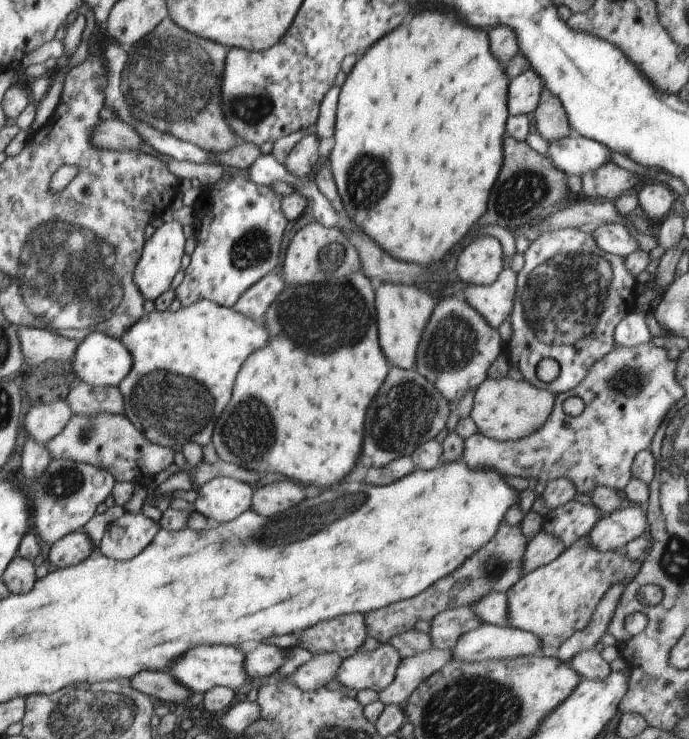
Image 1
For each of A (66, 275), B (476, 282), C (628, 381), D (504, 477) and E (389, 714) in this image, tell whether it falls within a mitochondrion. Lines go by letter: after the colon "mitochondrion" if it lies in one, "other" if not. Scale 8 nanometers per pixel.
A: mitochondrion
B: other
C: mitochondrion
D: other
E: other

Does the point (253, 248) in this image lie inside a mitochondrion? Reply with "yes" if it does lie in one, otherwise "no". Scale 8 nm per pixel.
yes

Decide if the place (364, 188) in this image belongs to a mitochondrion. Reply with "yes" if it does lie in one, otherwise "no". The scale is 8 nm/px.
yes

